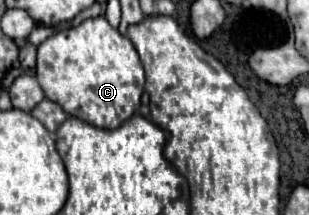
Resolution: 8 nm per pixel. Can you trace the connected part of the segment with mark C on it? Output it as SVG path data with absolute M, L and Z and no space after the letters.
M104 17L86 19L78 27L58 31L50 35L44 43L38 45L38 63L36 63L36 79L44 91L44 95L58 103L70 117L78 117L94 127L116 129L126 119L130 119L138 107L144 89L144 69L138 59L138 53L128 37L122 37L118 29L110 27Z

